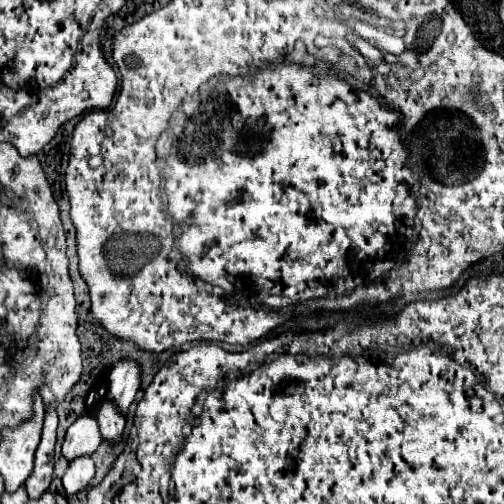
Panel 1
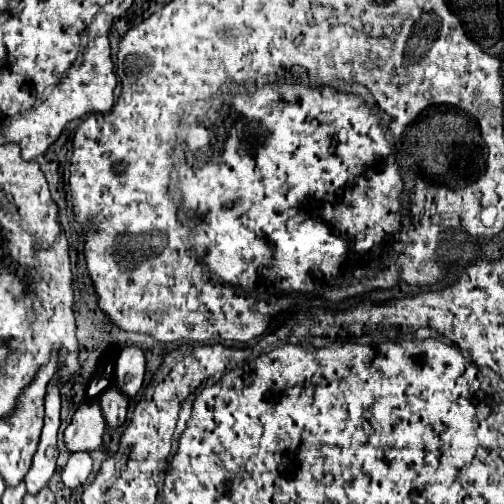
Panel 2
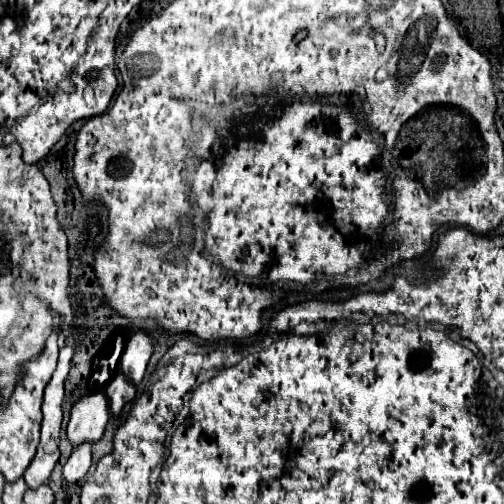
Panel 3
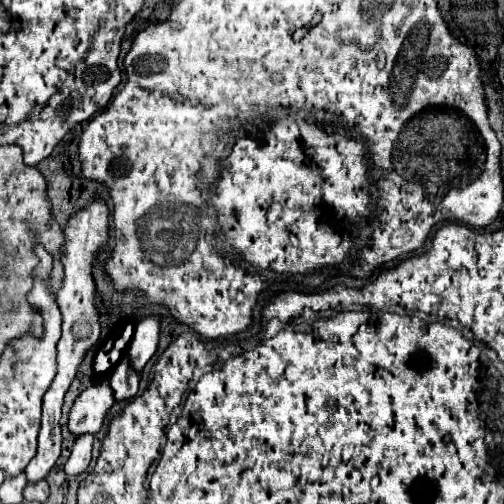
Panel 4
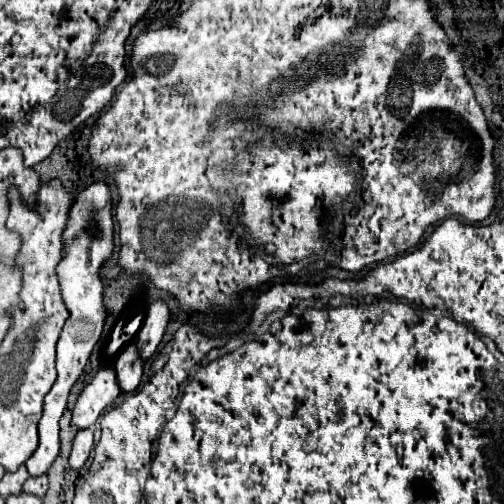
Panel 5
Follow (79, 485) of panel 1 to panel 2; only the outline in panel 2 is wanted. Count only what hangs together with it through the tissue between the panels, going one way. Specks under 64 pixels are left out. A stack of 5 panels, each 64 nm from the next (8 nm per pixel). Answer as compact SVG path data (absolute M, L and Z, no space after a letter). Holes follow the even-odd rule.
M72 452L68 464L62 470L62 482L68 488L82 486L92 472L92 458L88 452Z

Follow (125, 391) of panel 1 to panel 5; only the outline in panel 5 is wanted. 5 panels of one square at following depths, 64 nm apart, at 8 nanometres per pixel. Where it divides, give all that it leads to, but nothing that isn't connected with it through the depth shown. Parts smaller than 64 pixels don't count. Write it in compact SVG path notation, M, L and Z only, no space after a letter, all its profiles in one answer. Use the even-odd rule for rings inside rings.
M156 300L156 302L148 308L146 318L144 318L144 322L142 322L142 326L140 326L138 334L136 334L138 352L140 352L140 356L142 356L144 360L148 360L148 358L156 352L156 348L158 348L164 332L166 332L168 320L170 320L168 304L166 304L164 300Z

